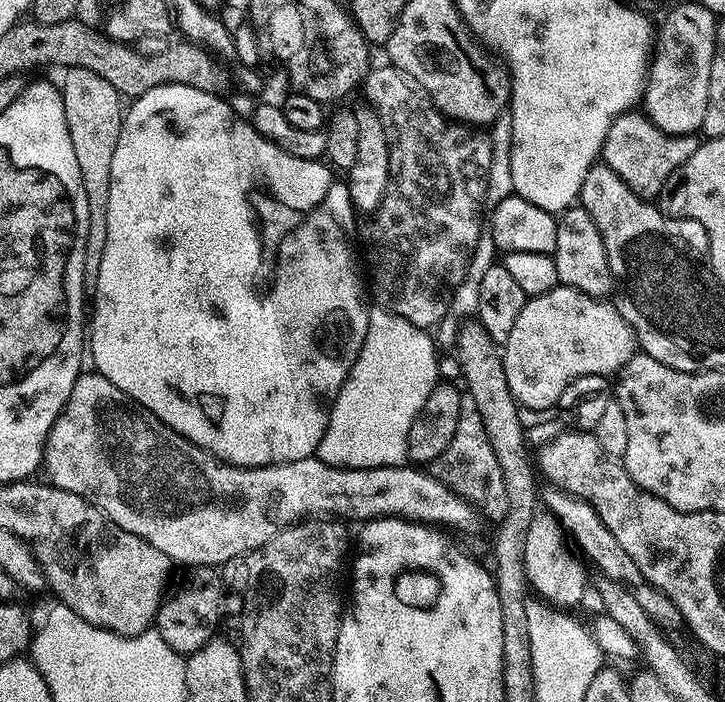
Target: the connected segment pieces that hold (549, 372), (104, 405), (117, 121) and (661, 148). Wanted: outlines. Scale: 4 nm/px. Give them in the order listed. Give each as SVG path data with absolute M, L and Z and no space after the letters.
M557 286L546 294L527 297L521 313L511 327L510 336L502 346L506 382L510 382L510 394L521 409L533 408L544 412L547 408L555 409L562 398L562 390L586 374L598 374L611 377L630 362L638 351L636 335L632 327L618 314L615 303L607 299L591 296L582 290Z
M99 372L86 373L80 375L74 382L74 390L70 390L70 398L58 414L54 426L48 435L48 441L44 443L43 467L48 467L47 479L53 485L70 494L78 494L86 502L90 502L98 509L102 515L107 516L109 520L114 521L122 530L130 530L130 534L138 534L150 546L162 550L162 554L168 556L169 561L187 566L206 568L209 566L226 566L231 560L238 556L245 556L250 550L270 542L274 534L278 534L283 528L289 528L290 525L297 523L301 518L311 517L313 514L327 514L332 518L343 518L348 520L360 520L367 522L378 520L382 516L399 516L407 520L415 520L422 524L433 526L447 526L452 528L472 528L476 524L477 509L463 496L455 492L453 488L443 483L438 477L433 476L431 471L425 470L420 466L397 466L395 468L335 468L326 462L322 462L316 456L308 456L298 462L286 462L285 464L271 464L265 468L239 468L233 464L226 464L216 459L211 452L205 448L199 448L194 442L190 442L184 436L178 435L170 426L163 424L153 412L148 412L135 404L125 392L118 390L114 382L110 382Z
M53 67L51 72L51 83L59 87L62 106L66 110L66 130L70 130L70 142L74 142L74 158L78 161L78 170L82 174L82 190L86 190L86 206L90 210L84 255L84 295L92 298L98 290L98 266L102 266L102 250L106 250L110 166L114 159L114 149L118 147L118 134L122 134L126 104L118 90L114 90L114 86L106 82L106 78L98 78L94 70Z
M629 110L610 126L604 139L602 160L614 174L618 174L618 178L622 178L622 182L626 182L626 186L630 186L630 190L634 190L634 194L643 200L655 201L663 193L666 182L675 176L682 162L686 162L701 143L699 135L672 136L654 126L643 111Z

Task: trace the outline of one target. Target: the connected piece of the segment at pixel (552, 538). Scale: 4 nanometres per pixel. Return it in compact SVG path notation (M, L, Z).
M547 510L537 511L535 518L530 522L530 530L526 530L526 550L524 551L526 578L529 589L545 605L556 610L572 608L584 596L584 568L580 565L582 560L579 555L572 556L571 551L573 552L573 549L560 523Z

